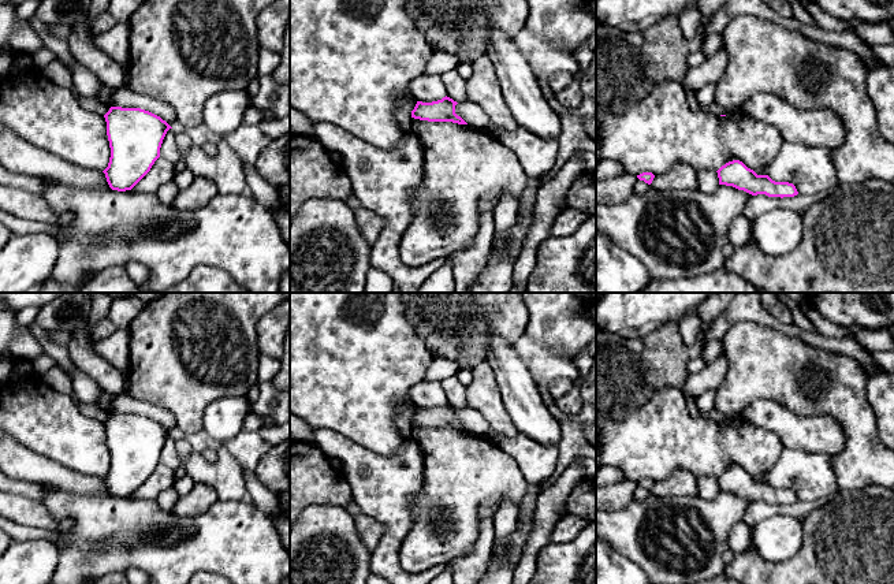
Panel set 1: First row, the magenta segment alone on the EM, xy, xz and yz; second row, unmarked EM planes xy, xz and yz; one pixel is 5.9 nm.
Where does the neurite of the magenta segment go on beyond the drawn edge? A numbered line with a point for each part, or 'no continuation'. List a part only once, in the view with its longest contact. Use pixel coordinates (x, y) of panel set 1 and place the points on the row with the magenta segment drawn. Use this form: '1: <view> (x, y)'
no continuation

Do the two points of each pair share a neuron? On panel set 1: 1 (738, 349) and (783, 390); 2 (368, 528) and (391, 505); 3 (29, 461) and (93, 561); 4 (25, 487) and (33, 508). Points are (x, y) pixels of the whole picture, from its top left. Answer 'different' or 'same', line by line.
1: same
2: different
3: different
4: different

